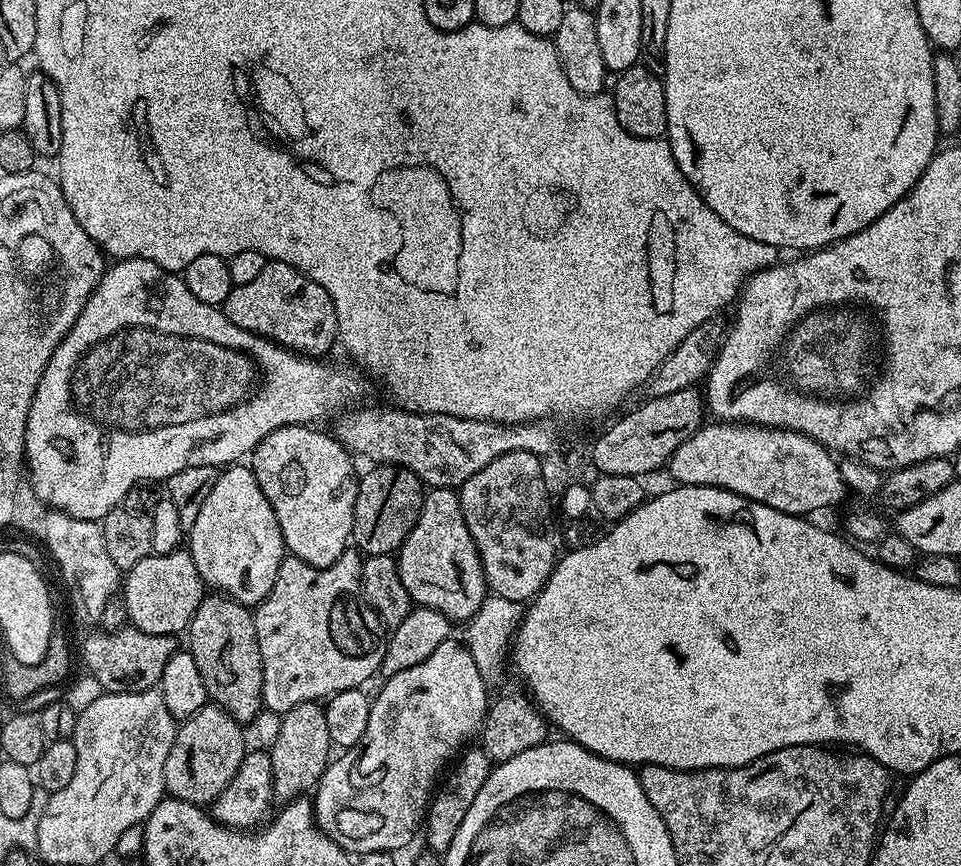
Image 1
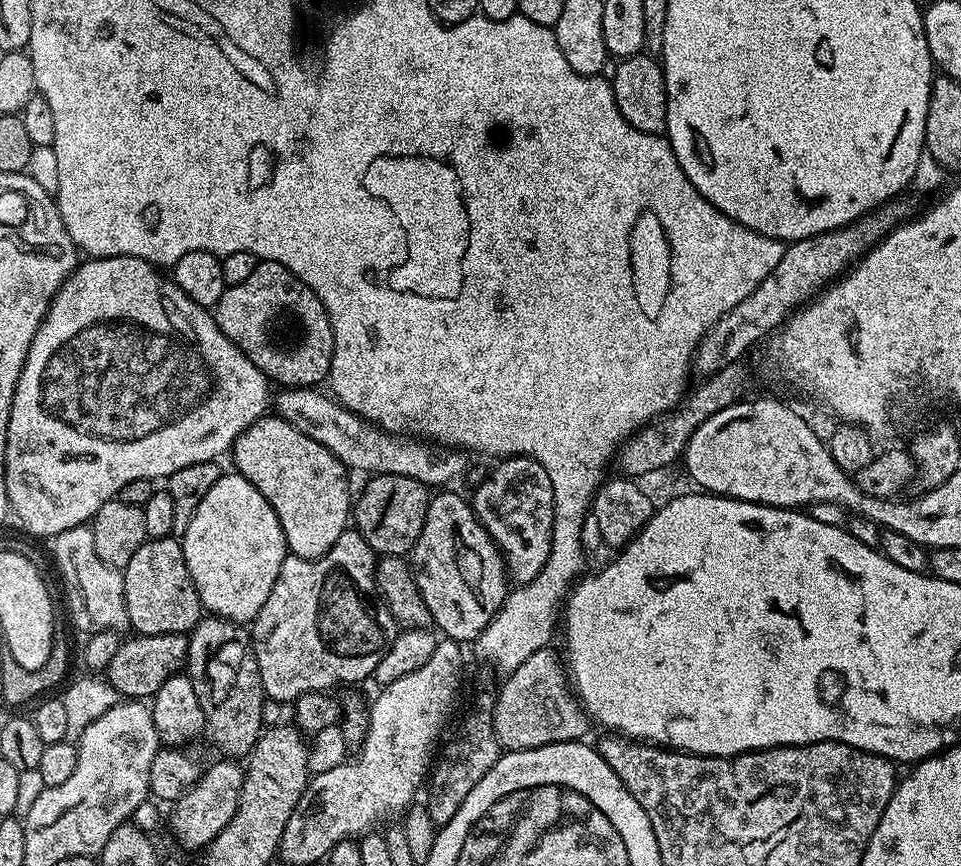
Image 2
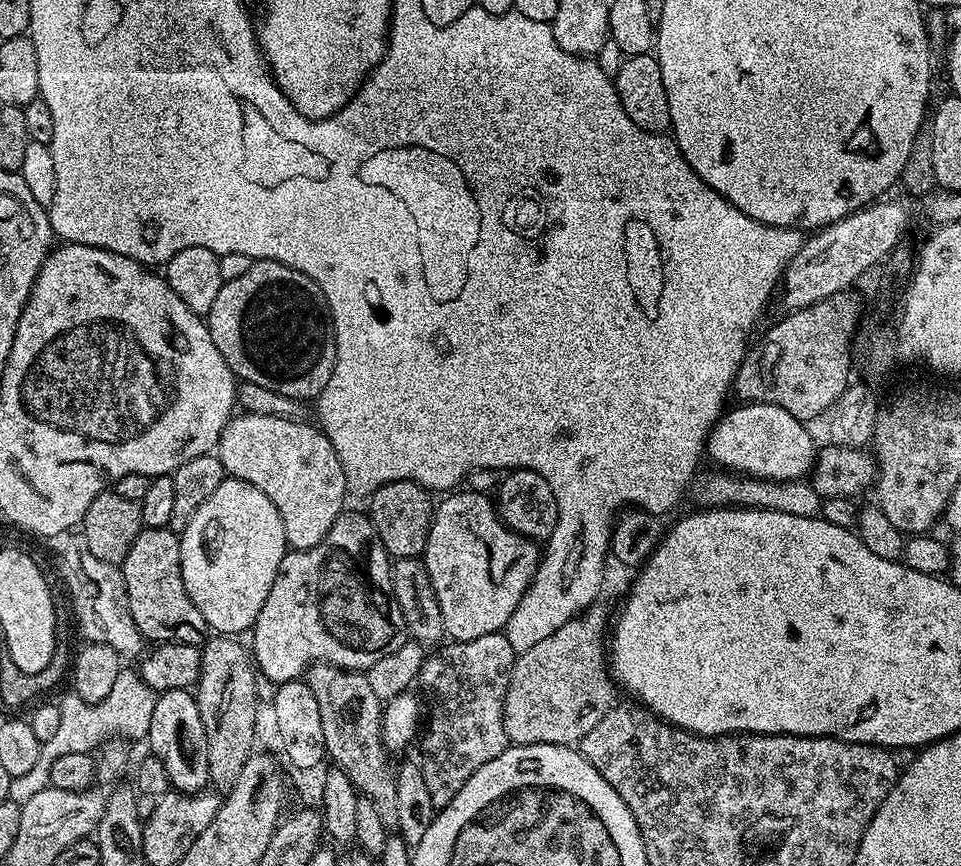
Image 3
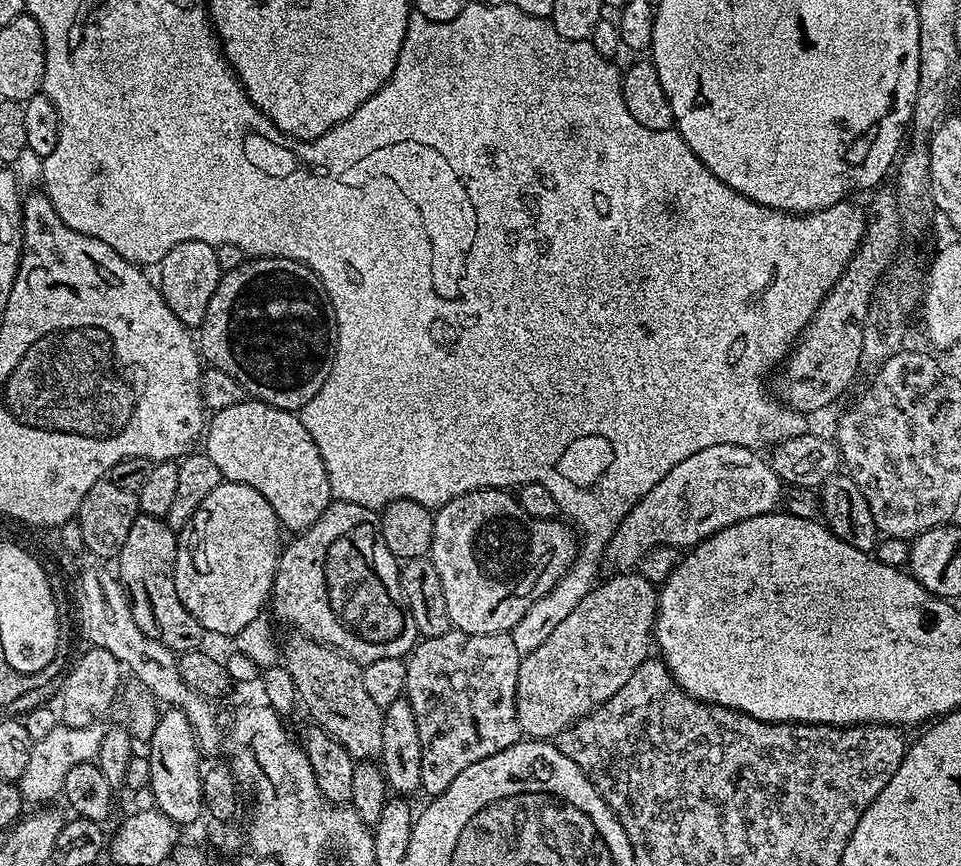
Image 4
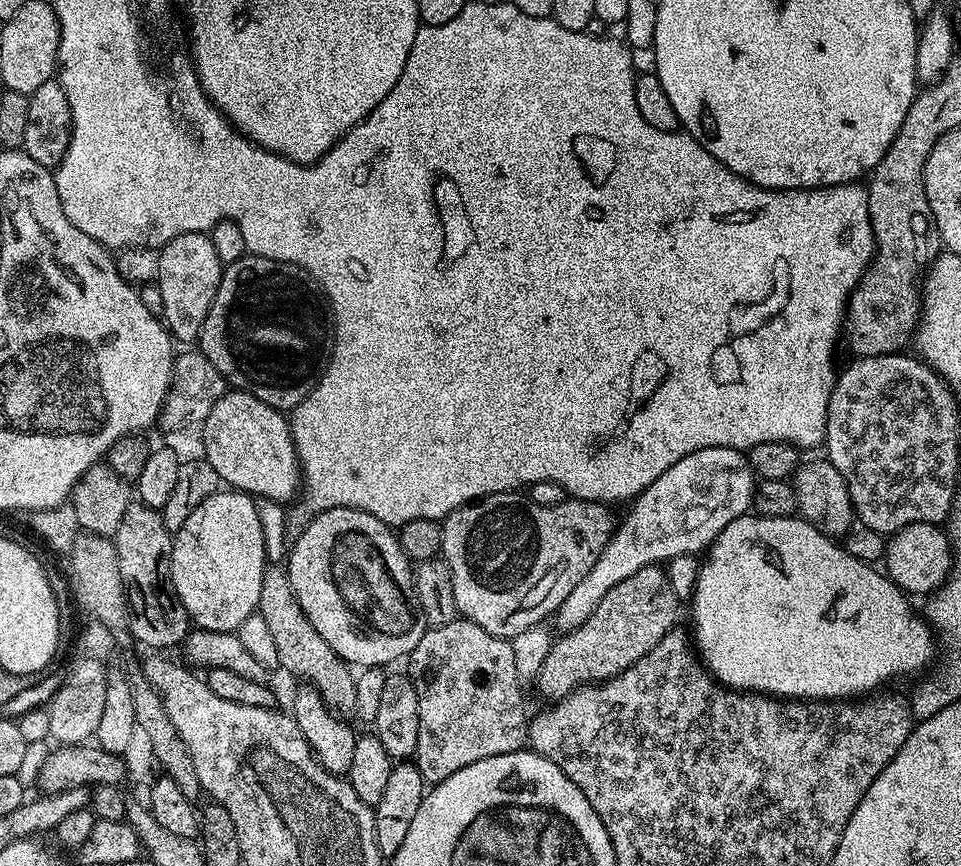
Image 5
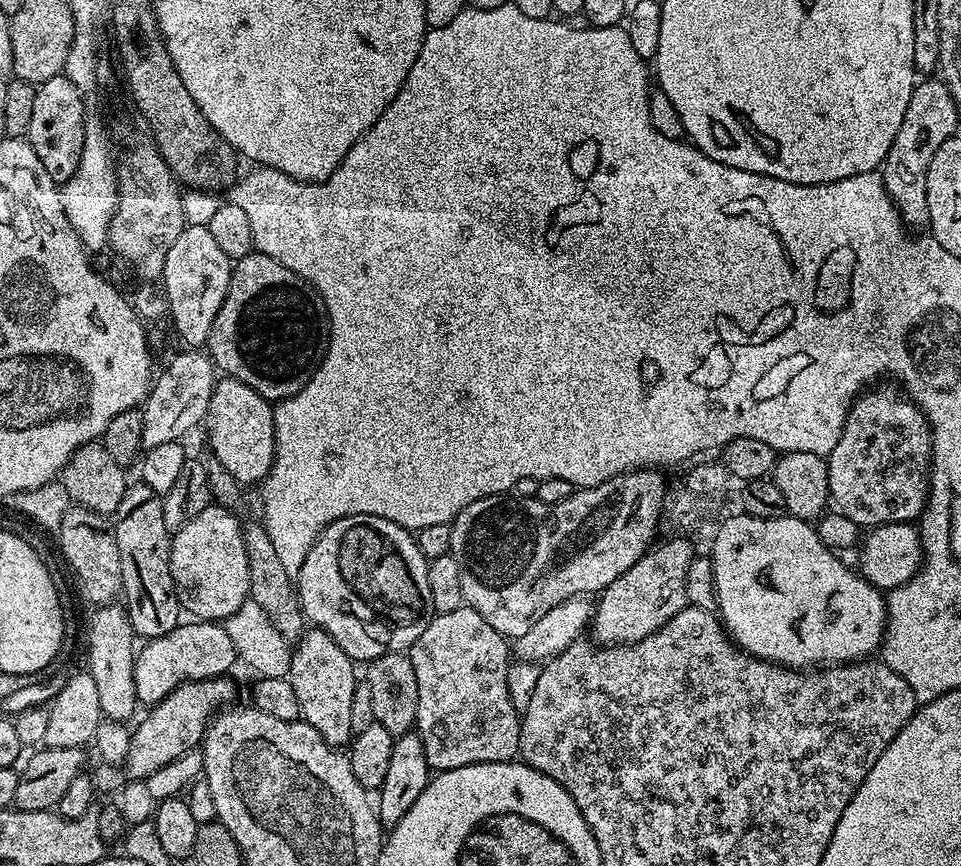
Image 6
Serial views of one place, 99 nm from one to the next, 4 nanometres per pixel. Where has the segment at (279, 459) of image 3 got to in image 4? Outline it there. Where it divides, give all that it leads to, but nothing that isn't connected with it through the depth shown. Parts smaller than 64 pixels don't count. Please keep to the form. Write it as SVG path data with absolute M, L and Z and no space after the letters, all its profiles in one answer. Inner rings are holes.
M245 398L220 412L212 412L206 424L206 454L229 484L250 486L258 490L292 534L306 531L333 503L330 478L314 446L314 438L306 434L306 426L295 412L270 406L261 400Z

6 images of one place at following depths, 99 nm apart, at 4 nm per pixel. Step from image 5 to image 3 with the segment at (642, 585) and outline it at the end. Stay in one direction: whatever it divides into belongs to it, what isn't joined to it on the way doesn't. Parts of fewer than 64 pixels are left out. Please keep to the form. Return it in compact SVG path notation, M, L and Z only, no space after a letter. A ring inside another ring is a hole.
M597 602L585 608L570 622L558 626L550 638L542 638L530 650L519 653L510 674L510 686L504 699L504 725L509 741L517 744L562 744L576 746L617 703L618 685L612 679L610 656L606 651L606 633L610 628L610 616Z

